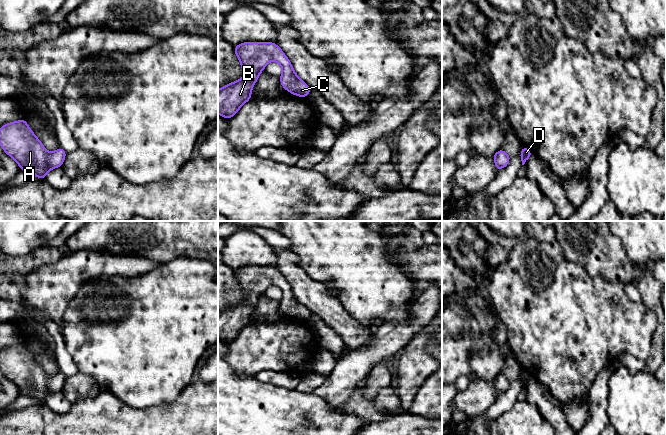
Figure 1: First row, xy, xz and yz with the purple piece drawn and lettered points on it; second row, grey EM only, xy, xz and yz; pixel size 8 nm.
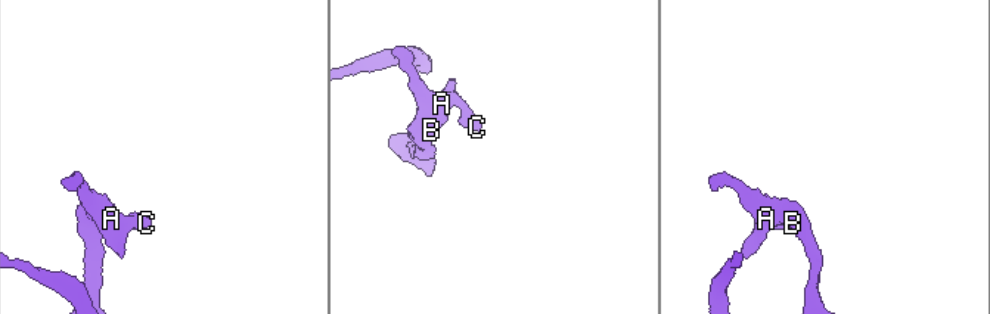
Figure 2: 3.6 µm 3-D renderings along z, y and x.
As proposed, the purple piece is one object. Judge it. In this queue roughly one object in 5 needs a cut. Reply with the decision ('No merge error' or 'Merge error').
No merge error

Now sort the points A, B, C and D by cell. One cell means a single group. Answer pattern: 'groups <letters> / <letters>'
groups A B C D

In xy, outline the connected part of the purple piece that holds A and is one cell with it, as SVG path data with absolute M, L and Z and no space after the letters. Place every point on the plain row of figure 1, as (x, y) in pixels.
M25 342L0 351L0 370L5 377L19 388L20 395L27 395L37 399L37 404L45 403L49 394L61 391L67 378L61 371L55 376L48 376L27 349Z

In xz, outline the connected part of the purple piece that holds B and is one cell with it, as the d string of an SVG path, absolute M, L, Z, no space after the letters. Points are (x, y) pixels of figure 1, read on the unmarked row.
M244 266L234 270L234 275L245 299L218 313L218 337L224 343L233 341L252 322L251 313L270 285L281 289L280 307L285 314L305 322L311 316L312 313L297 300L289 282L276 267Z

